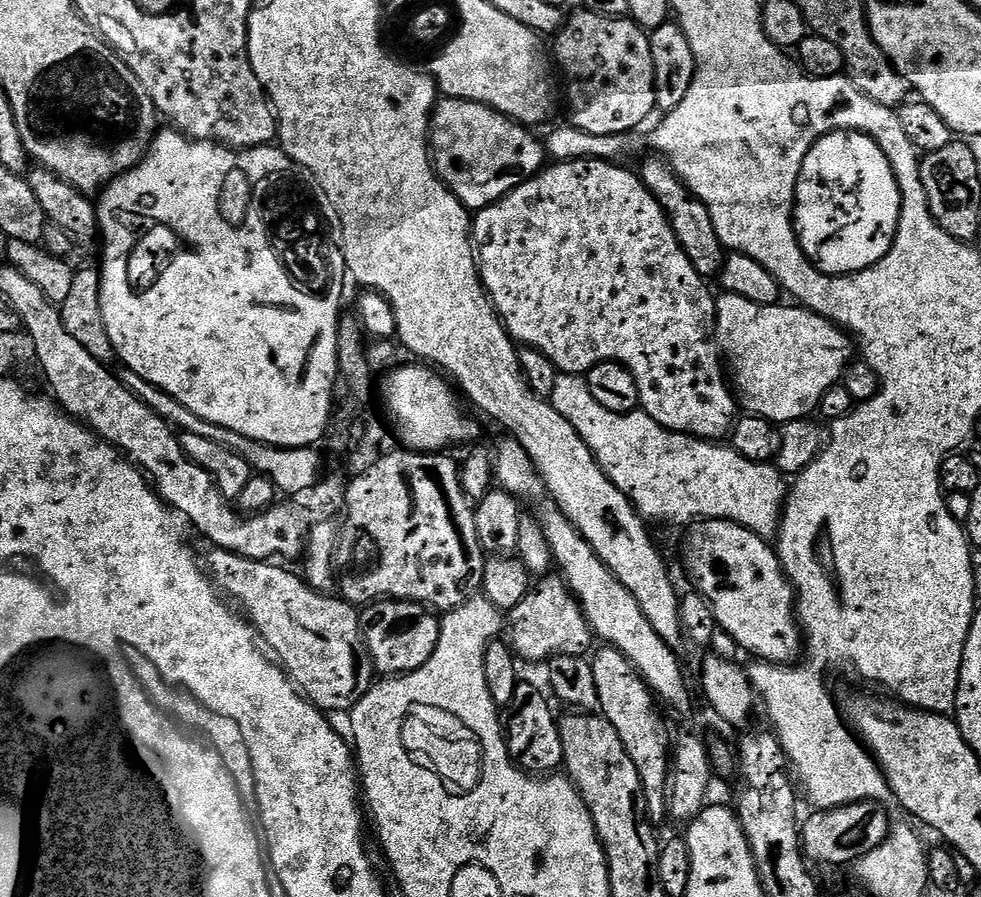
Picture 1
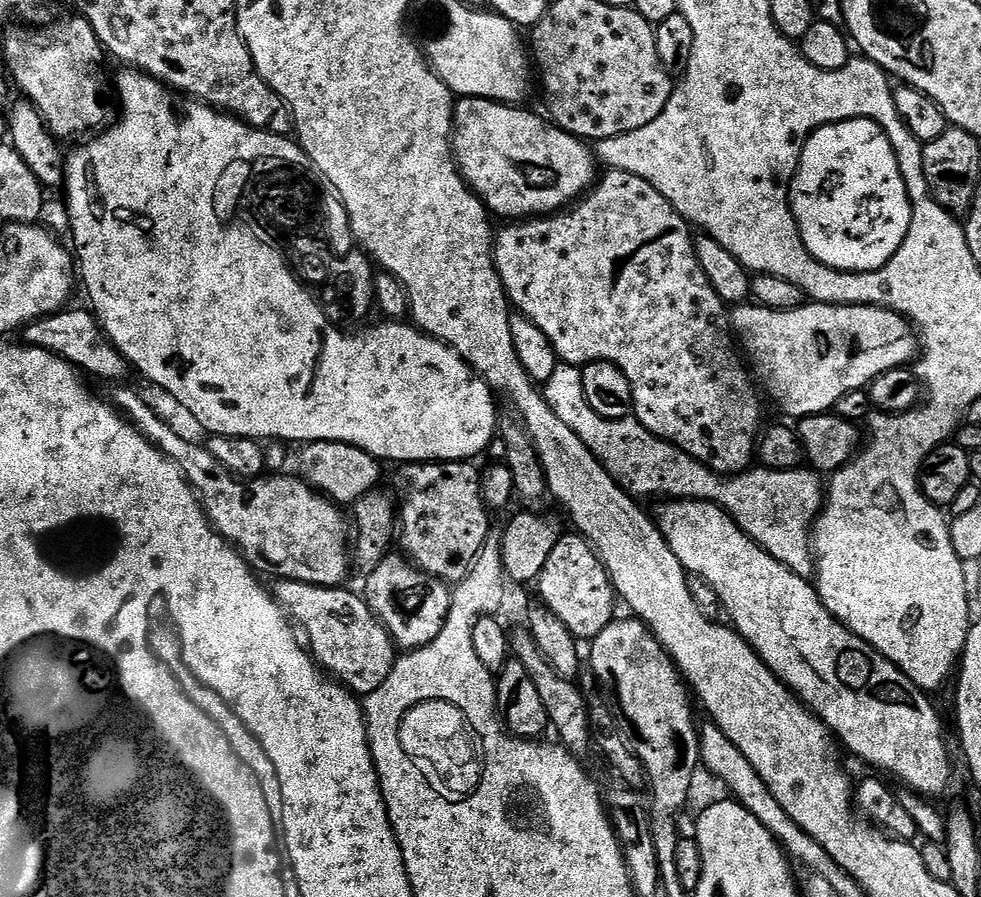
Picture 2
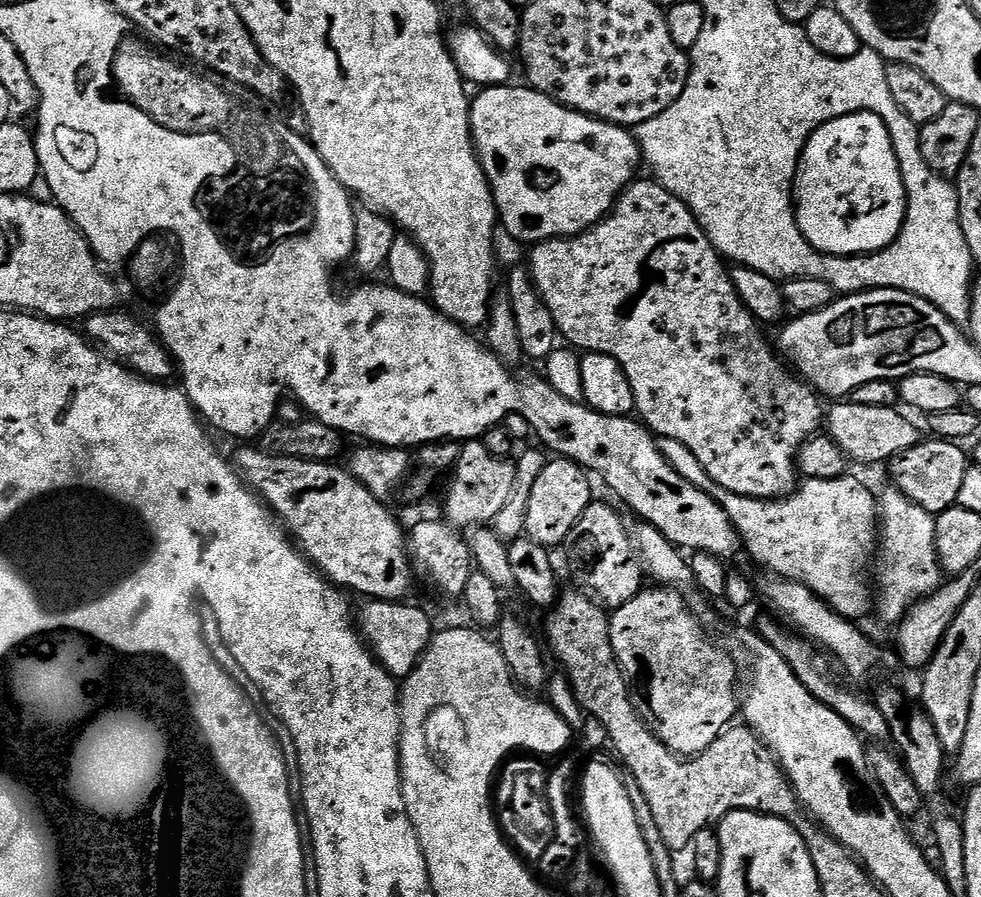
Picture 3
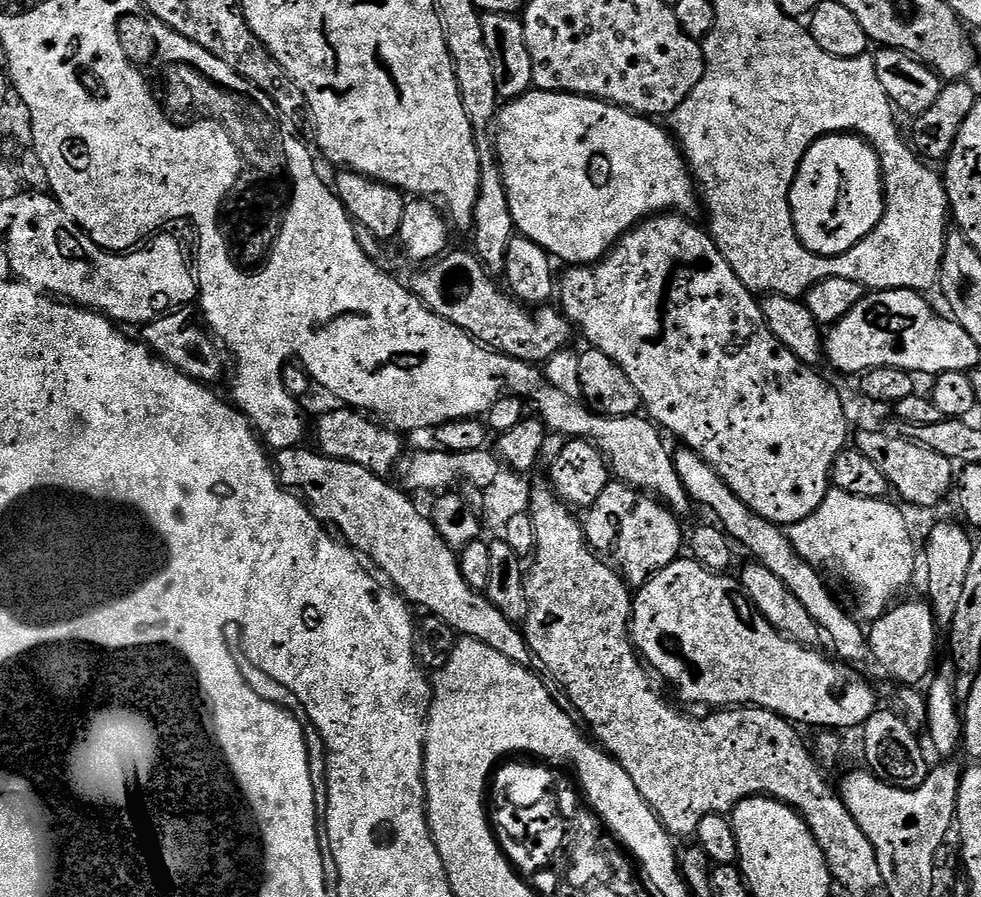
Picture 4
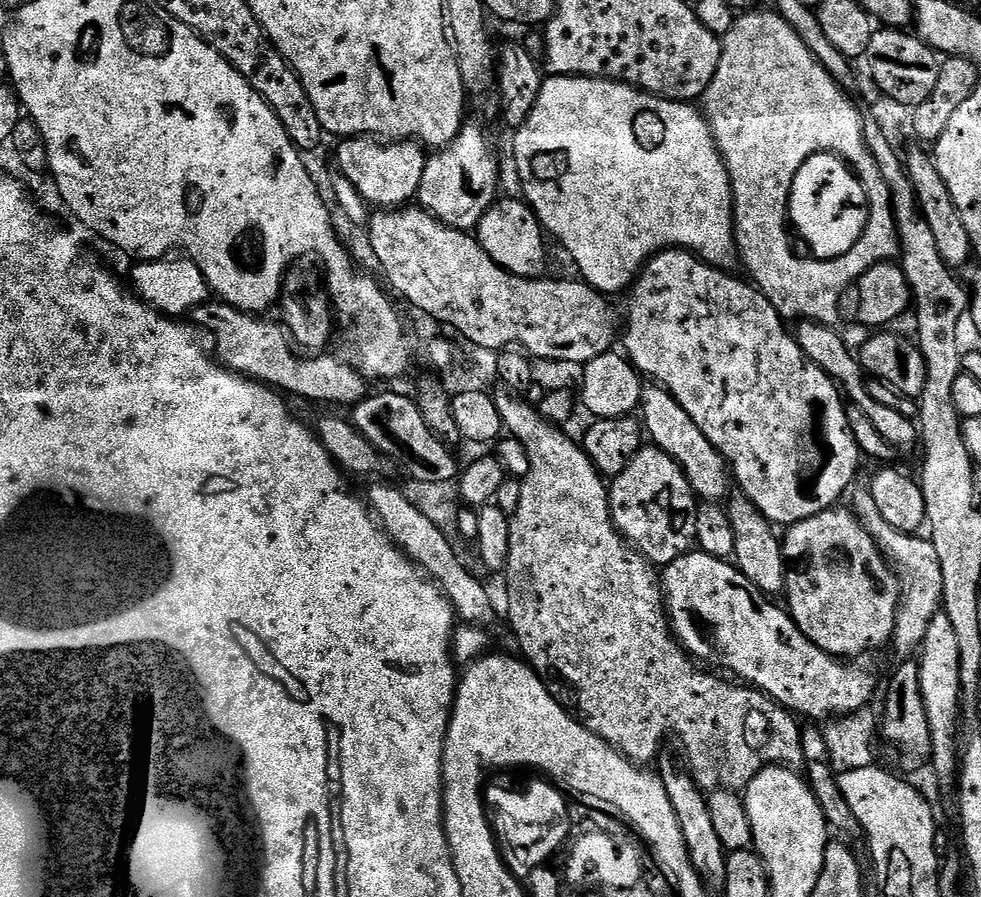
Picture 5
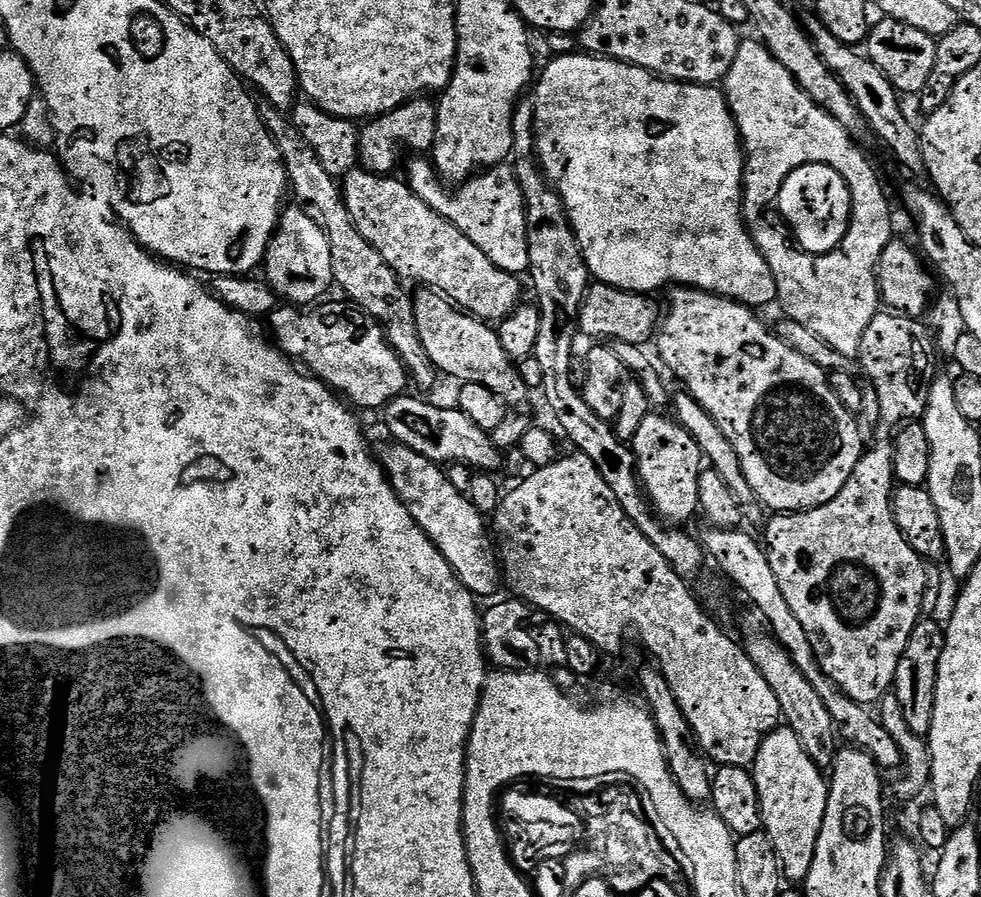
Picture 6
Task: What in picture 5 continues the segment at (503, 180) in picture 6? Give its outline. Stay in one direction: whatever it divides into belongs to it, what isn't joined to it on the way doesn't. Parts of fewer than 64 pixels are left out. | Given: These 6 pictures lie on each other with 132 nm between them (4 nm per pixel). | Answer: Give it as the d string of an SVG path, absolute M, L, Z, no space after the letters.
M497 199L491 210L481 218L479 226L474 230L474 235L486 250L486 254L490 254L495 264L505 268L507 272L512 272L516 276L533 278L545 275L544 240L546 241L546 233L523 199Z

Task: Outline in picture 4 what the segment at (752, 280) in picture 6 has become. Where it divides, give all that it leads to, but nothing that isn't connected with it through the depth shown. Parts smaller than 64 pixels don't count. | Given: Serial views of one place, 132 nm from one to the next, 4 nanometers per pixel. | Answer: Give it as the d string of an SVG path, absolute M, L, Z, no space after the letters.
M529 90L526 95L519 96L517 100L507 101L499 109L496 117L494 147L496 163L500 166L500 177L506 186L506 198L510 202L510 214L515 231L523 239L532 240L557 261L565 260L565 265L592 266L603 260L615 248L616 243L631 232L641 220L661 214L692 214L688 212L698 208L698 185L684 159L679 143L656 124L659 123L655 119L638 116L627 108L617 108L615 104L605 104L604 101L592 100L589 96L572 96L569 92Z

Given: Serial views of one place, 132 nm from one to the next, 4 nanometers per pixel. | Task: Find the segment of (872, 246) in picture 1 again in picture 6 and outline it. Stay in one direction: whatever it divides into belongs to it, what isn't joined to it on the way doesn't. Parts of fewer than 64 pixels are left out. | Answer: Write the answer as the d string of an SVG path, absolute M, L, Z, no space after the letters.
M807 164L786 178L780 191L779 208L785 222L792 227L794 240L796 235L795 243L812 256L821 256L844 243L852 217L852 195L848 183L829 164Z

